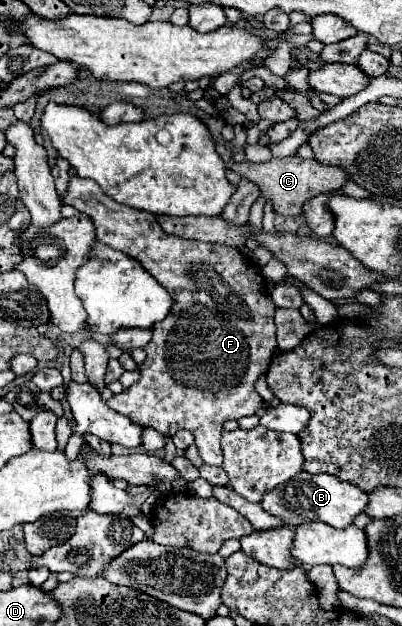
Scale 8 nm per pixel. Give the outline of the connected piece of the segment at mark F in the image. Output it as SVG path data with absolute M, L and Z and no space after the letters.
M80 176L70 178L68 198L62 198L62 202L88 214L96 226L98 240L114 250L136 258L162 286L166 286L174 300L168 318L152 326L152 340L144 348L148 356L140 366L140 380L132 388L114 394L108 400L108 406L144 428L152 426L168 438L172 438L180 430L192 432L202 460L210 466L220 466L222 448L220 438L216 436L220 436L222 432L222 422L252 416L258 408L262 408L264 400L254 390L254 382L268 372L270 358L278 348L274 326L276 306L272 306L272 298L264 288L260 268L232 246L184 240L164 234L154 214L118 204L116 200L100 192L96 182L84 180Z

